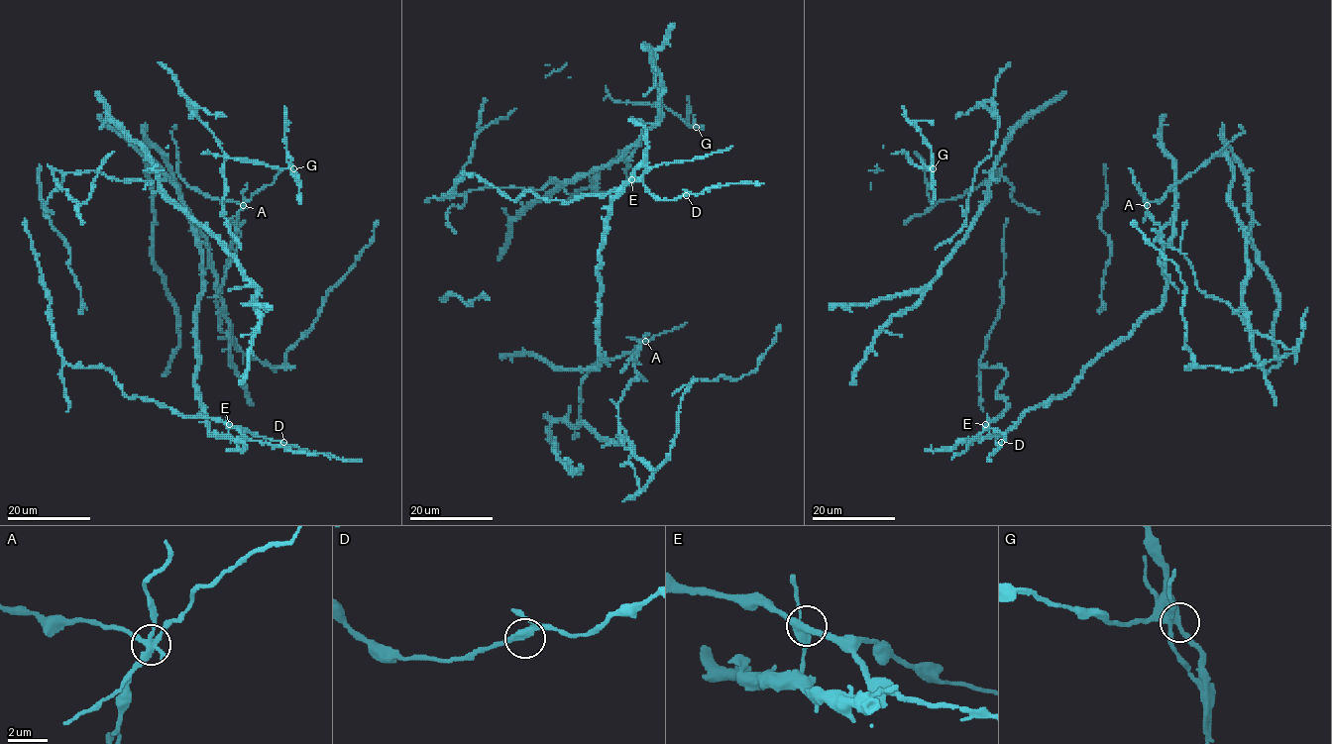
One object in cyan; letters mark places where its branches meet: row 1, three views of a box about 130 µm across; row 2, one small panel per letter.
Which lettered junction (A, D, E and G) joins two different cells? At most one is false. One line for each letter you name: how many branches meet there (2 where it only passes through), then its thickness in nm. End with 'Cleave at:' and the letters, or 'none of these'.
A: Branches: 4. Thickness 280 nm
Cleave at: A

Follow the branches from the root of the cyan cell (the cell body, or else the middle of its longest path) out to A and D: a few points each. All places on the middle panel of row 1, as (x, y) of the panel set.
A: (626, 185), (611, 201), (597, 265), (598, 351), (606, 360), (581, 370), (646, 341)
D: (626, 185), (639, 179), (661, 199), (686, 195)

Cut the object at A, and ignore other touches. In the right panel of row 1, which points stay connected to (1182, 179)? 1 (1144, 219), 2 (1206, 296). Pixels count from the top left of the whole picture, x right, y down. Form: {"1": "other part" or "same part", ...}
{"1": "other part", "2": "other part"}

